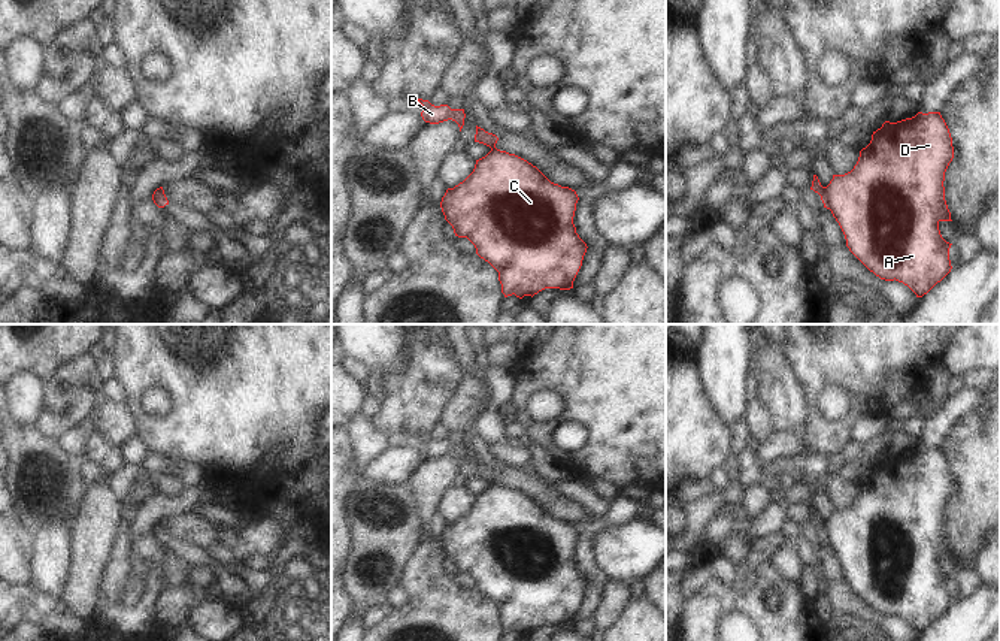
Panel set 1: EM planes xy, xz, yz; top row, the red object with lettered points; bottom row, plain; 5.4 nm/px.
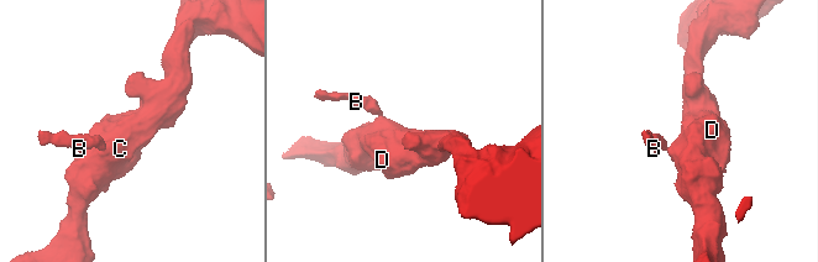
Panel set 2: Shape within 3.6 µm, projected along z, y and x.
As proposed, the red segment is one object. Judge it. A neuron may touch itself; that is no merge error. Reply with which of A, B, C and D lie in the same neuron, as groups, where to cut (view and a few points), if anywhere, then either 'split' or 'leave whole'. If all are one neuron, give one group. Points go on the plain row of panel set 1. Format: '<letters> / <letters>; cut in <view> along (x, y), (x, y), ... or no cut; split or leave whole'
A C D / B; cut in yz along (824, 522), (821, 531); split

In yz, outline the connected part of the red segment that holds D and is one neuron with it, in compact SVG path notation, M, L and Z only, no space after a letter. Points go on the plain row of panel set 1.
M918 447L897 457L885 456L873 466L870 478L860 486L854 504L845 510L833 510L821 535L839 557L849 586L876 611L907 620L916 632L927 629L952 604L949 583L939 565L940 556L952 556L945 535L945 507L954 493L949 463L940 447Z

